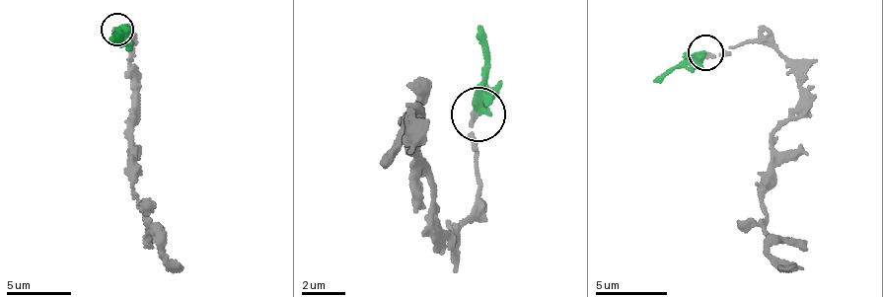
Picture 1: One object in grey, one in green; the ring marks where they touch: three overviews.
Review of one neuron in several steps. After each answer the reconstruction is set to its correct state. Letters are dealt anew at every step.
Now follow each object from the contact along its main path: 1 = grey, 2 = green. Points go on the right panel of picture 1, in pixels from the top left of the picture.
1: (706, 50), (732, 52), (765, 41), (795, 76), (798, 111), (773, 141), (762, 211), (771, 252), (803, 267)
2: (706, 50), (684, 57), (652, 83)

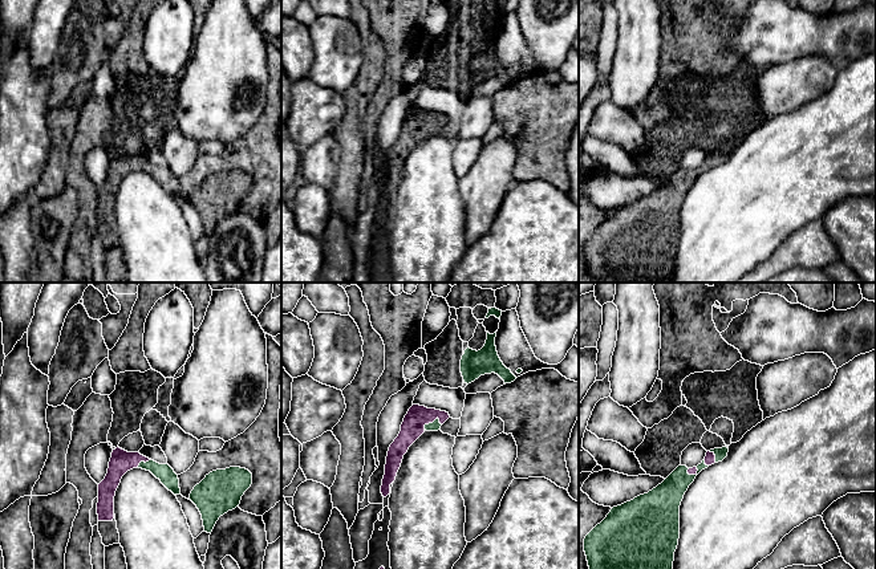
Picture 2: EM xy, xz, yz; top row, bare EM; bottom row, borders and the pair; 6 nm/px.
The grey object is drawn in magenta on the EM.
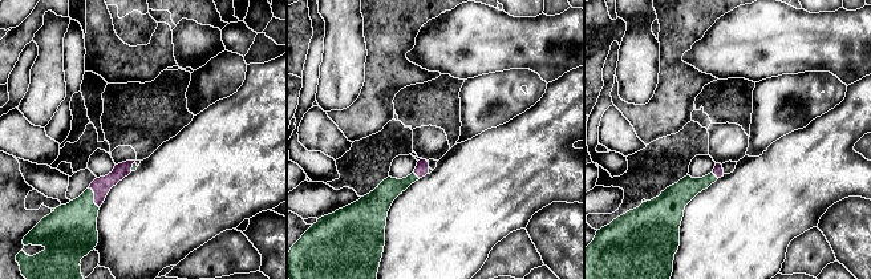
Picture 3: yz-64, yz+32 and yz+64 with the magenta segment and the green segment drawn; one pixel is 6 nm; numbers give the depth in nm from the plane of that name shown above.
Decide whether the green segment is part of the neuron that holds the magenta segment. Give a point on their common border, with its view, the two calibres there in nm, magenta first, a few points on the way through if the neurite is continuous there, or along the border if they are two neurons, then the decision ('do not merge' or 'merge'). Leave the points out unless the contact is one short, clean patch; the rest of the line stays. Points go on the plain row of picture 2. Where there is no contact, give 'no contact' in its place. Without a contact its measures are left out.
contact xz (430, 125); calibres 140 and 60 nm; merge

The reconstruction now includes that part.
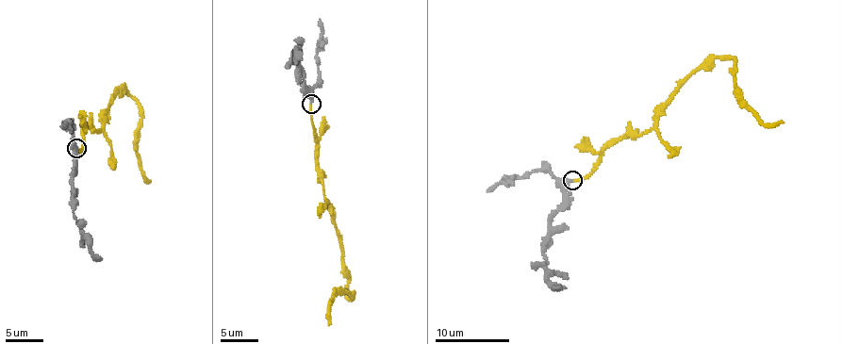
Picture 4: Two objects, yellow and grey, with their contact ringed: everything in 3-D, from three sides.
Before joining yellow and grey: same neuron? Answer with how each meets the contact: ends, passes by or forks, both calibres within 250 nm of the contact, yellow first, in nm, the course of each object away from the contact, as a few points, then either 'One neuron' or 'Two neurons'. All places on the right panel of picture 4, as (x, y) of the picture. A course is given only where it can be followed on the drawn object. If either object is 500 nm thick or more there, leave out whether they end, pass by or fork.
At the ring yellow ends. At the ring grey ends. Thickness 190 nm (yellow) against 360 nm. Course of yellow: (572, 180), (585, 178), (623, 136), (649, 131), (716, 58), (734, 61), (735, 84), (754, 115), (784, 122). Course of grey: (572, 180), (565, 188), (565, 205), (550, 221), (544, 258), (548, 279), (566, 287). One neuron

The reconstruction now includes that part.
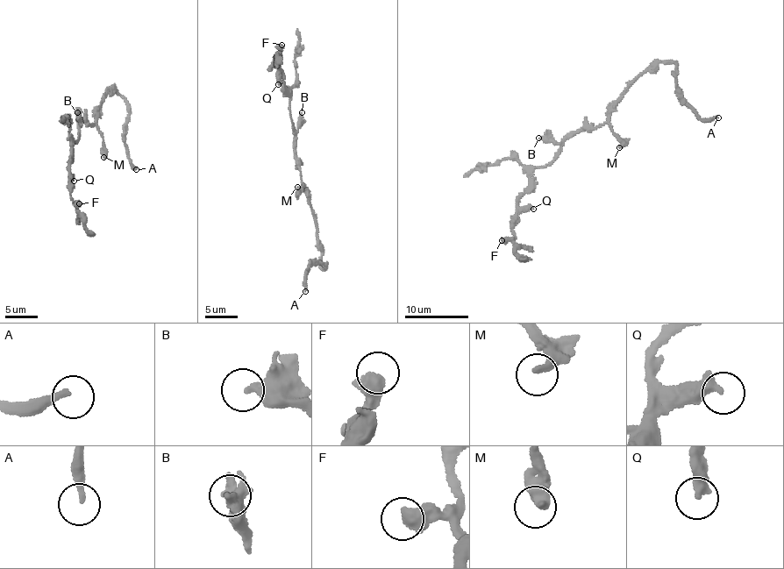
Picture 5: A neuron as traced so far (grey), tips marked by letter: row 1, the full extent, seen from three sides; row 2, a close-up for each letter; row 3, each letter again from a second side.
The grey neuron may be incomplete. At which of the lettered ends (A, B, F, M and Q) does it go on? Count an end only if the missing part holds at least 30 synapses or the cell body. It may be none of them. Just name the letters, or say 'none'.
A

